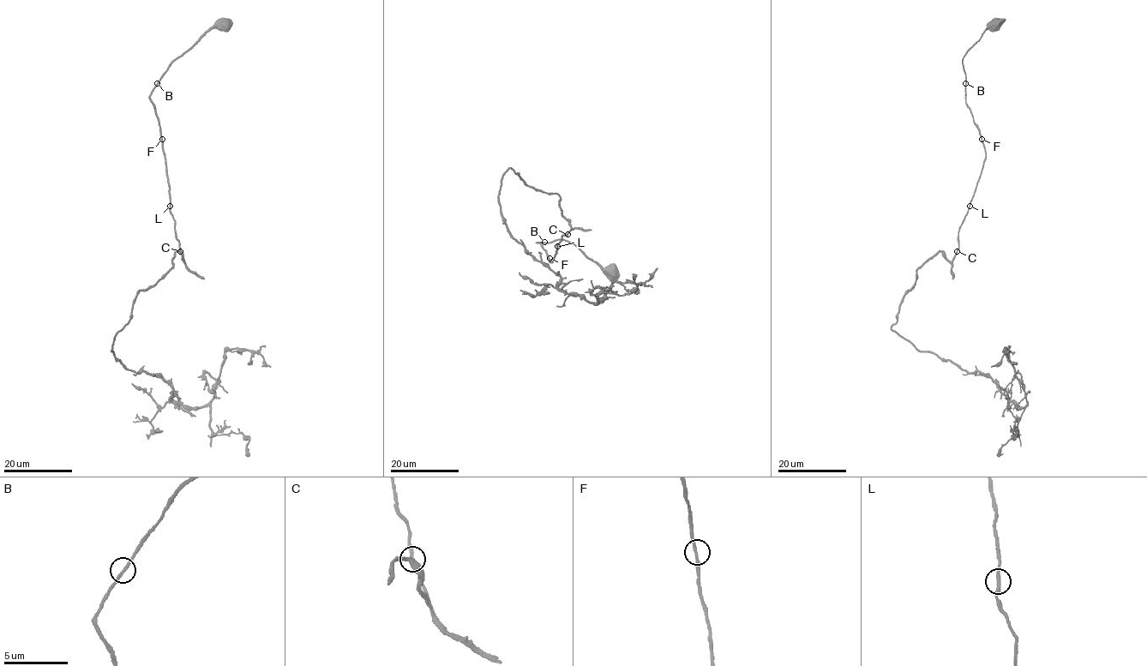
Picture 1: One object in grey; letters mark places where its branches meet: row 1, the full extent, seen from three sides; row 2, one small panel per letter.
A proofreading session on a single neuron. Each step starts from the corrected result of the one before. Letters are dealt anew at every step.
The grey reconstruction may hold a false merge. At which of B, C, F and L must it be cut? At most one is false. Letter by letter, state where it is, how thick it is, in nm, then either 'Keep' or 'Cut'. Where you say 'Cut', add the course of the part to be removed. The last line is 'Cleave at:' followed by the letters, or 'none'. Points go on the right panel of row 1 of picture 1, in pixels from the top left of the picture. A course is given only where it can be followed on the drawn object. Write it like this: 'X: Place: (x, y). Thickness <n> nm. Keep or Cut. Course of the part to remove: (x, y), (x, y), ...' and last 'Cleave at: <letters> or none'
B: Place: (965, 83). Thickness 200 nm. Keep
C: Place: (957, 251). Thickness 200 nm. Keep
F: Place: (981, 139). Thickness 200 nm. Keep
L: Place: (969, 206). Thickness 200 nm. Keep
Cleave at: none

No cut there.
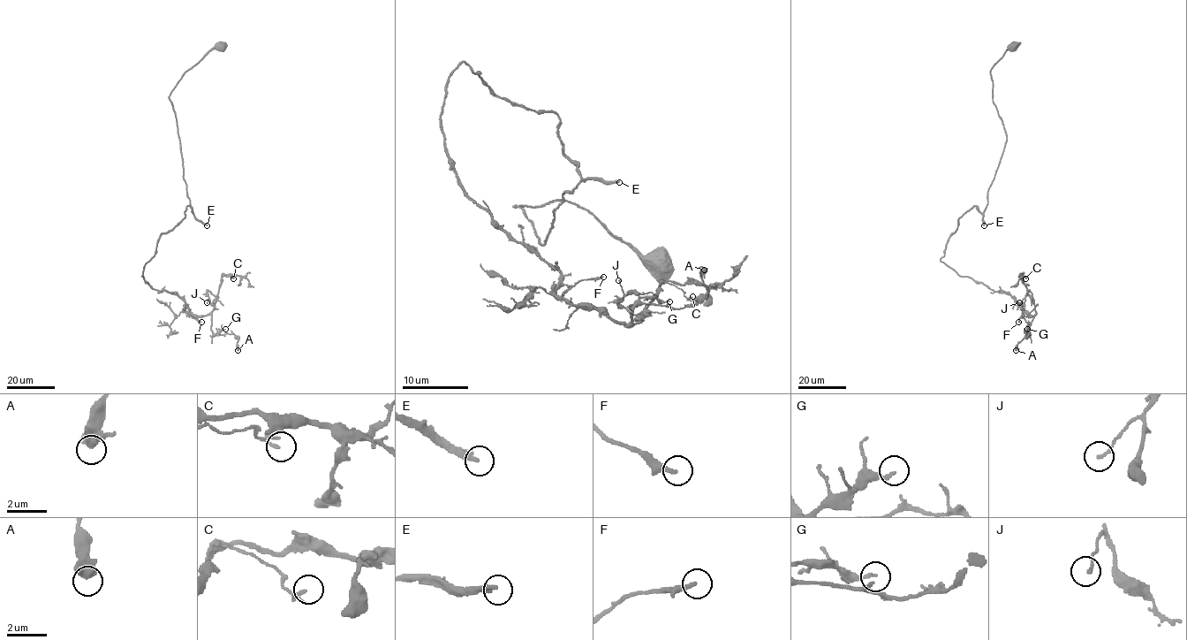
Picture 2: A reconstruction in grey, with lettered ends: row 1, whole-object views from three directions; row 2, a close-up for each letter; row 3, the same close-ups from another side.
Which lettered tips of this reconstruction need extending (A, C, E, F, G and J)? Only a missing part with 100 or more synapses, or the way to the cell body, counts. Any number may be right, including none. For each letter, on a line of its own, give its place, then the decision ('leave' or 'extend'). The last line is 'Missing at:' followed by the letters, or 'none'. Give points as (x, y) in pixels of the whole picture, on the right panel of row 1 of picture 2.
A: at (1016, 350); leave
C: at (1025, 278); leave
E: at (984, 225); extend
F: at (1018, 322); leave
G: at (1027, 329); leave
J: at (1019, 302); leave
Missing at: E

